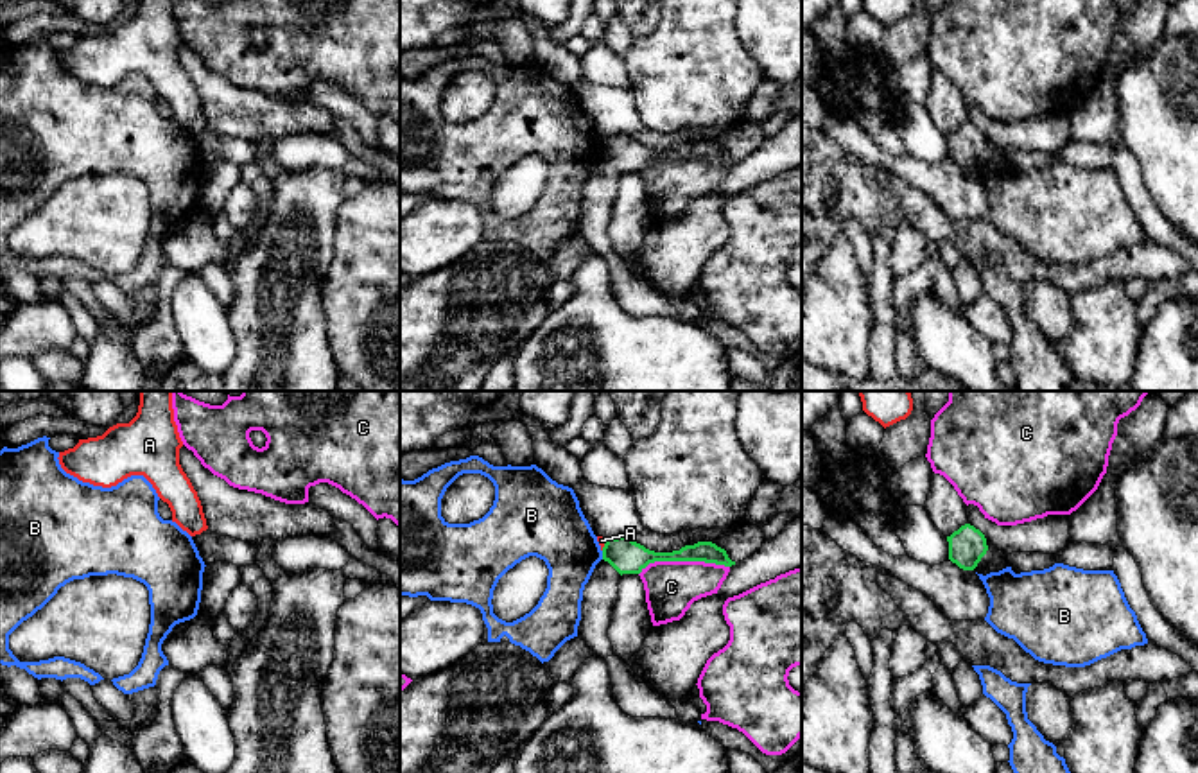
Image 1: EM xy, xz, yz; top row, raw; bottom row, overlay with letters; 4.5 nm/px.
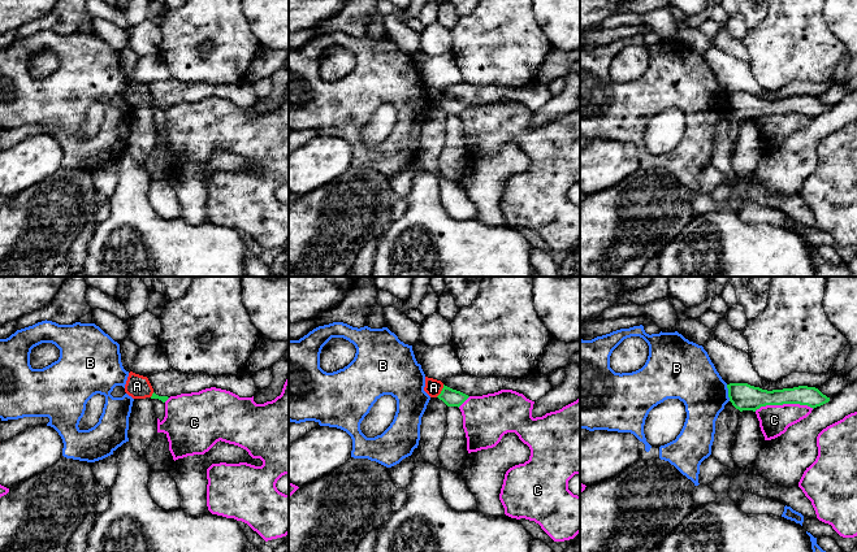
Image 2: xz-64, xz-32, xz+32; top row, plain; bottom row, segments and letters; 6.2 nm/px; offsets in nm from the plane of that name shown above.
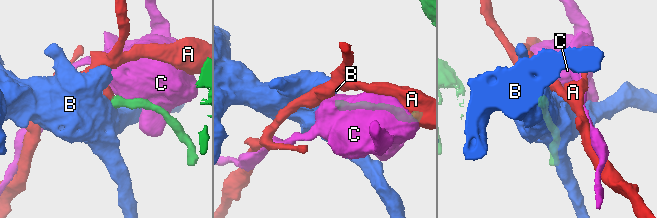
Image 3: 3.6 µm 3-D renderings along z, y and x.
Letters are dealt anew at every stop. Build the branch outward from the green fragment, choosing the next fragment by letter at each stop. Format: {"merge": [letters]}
{"merge": []}

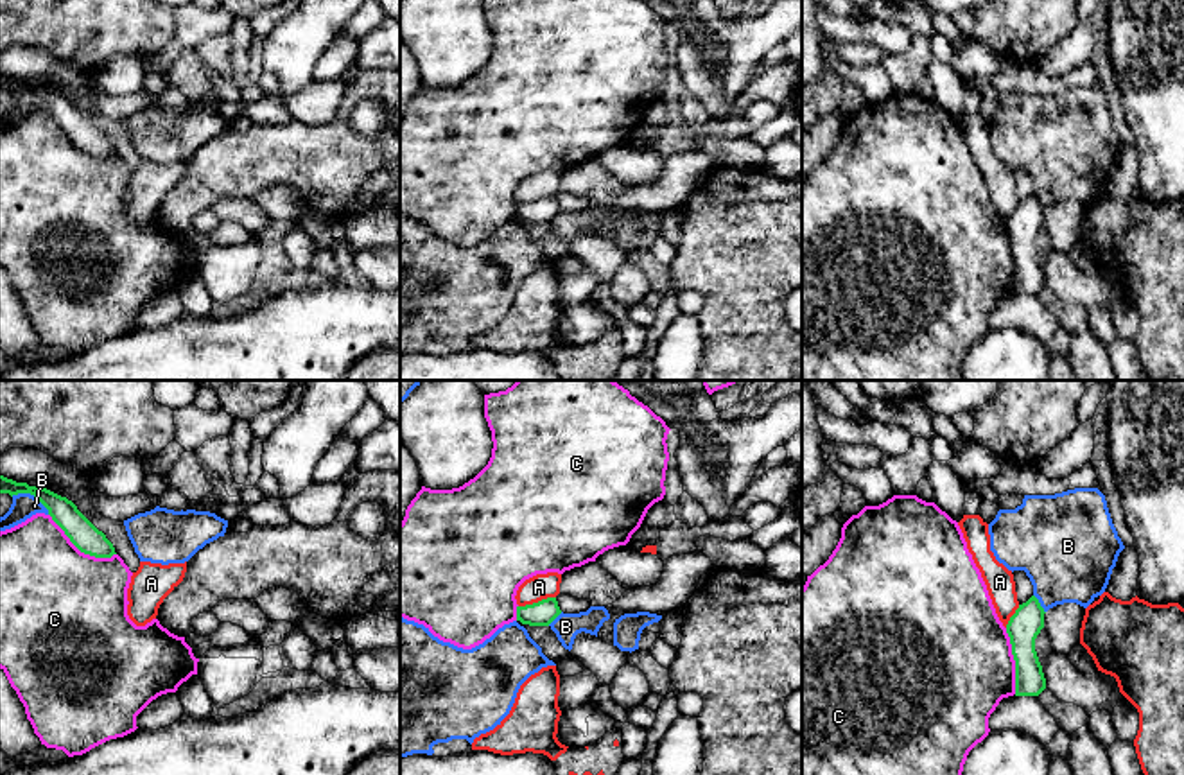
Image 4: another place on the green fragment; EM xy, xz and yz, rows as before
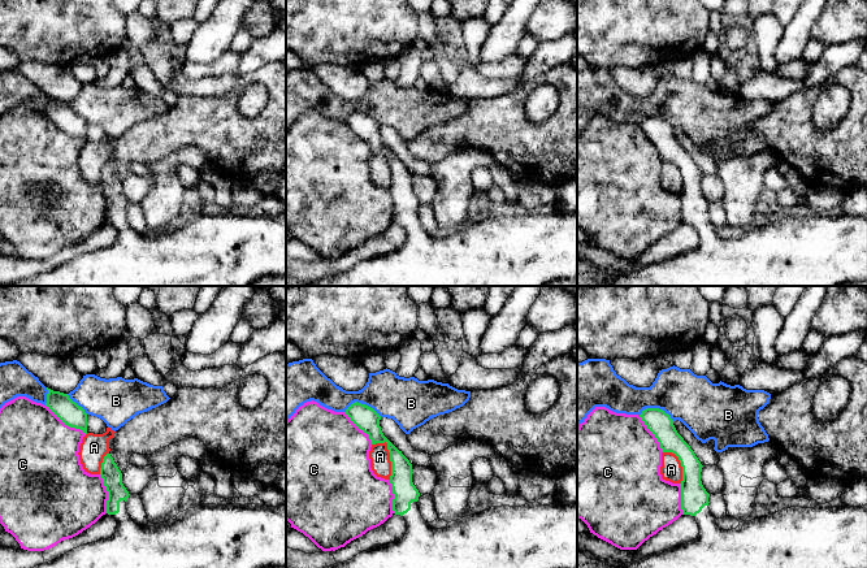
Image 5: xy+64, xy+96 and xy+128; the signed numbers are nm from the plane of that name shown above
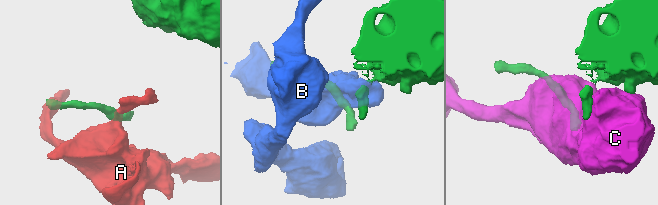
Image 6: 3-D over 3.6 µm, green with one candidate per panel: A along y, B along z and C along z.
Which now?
{"merge": []}

